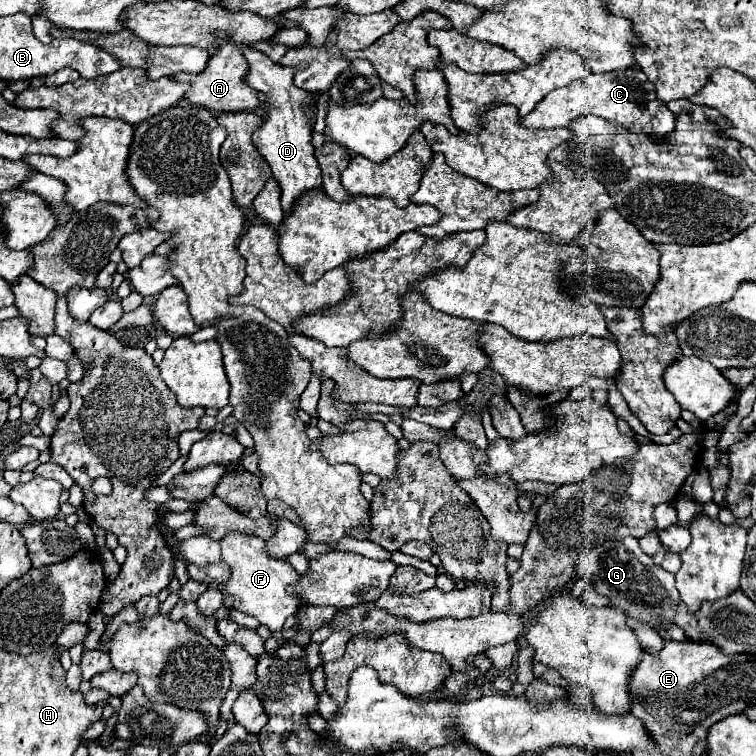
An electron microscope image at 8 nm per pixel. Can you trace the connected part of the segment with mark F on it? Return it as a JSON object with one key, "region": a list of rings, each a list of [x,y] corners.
{"region":[[[227,532],[221,544],[221,560],[231,566],[231,578],[225,584],[225,592],[233,596],[233,608],[255,616],[263,626],[267,626],[273,636],[281,636],[283,622],[299,610],[299,598],[287,594],[285,586],[295,584],[299,574],[283,560],[275,560],[265,554],[265,540],[243,536],[239,532]]]}

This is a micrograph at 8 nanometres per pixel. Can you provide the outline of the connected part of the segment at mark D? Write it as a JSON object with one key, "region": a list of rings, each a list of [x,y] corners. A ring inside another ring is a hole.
{"region":[[[247,46],[243,48],[243,56],[249,64],[249,70],[245,74],[245,84],[249,84],[251,88],[255,88],[259,92],[259,100],[261,106],[267,110],[265,118],[263,118],[263,126],[259,126],[253,132],[253,144],[257,146],[259,154],[267,160],[267,164],[271,166],[273,178],[279,182],[281,186],[281,206],[285,210],[285,214],[289,214],[289,210],[293,210],[295,200],[313,188],[321,188],[321,170],[317,166],[315,154],[313,154],[313,144],[311,144],[311,136],[313,136],[313,114],[305,112],[305,106],[313,108],[313,96],[309,92],[299,90],[293,84],[293,76],[295,76],[295,68],[285,68],[275,64],[267,54],[253,50]]]}

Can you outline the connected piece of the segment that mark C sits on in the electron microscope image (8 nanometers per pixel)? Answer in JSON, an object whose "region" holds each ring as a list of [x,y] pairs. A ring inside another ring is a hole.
{"region":[[[639,66],[605,74],[589,72],[585,78],[575,80],[565,88],[551,90],[551,94],[547,94],[525,118],[519,118],[519,122],[527,128],[565,128],[573,118],[583,114],[595,114],[629,132],[668,134],[675,129],[674,114],[657,98],[655,86],[647,80]]]}

